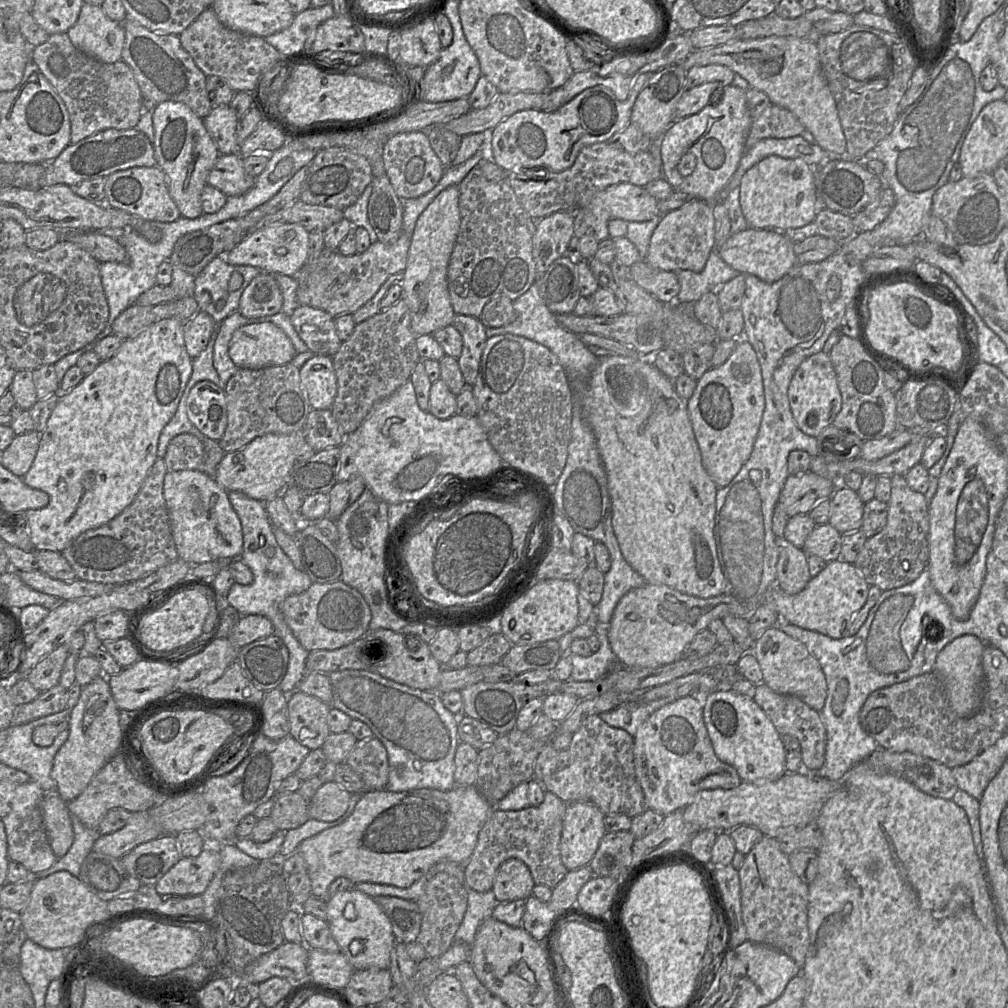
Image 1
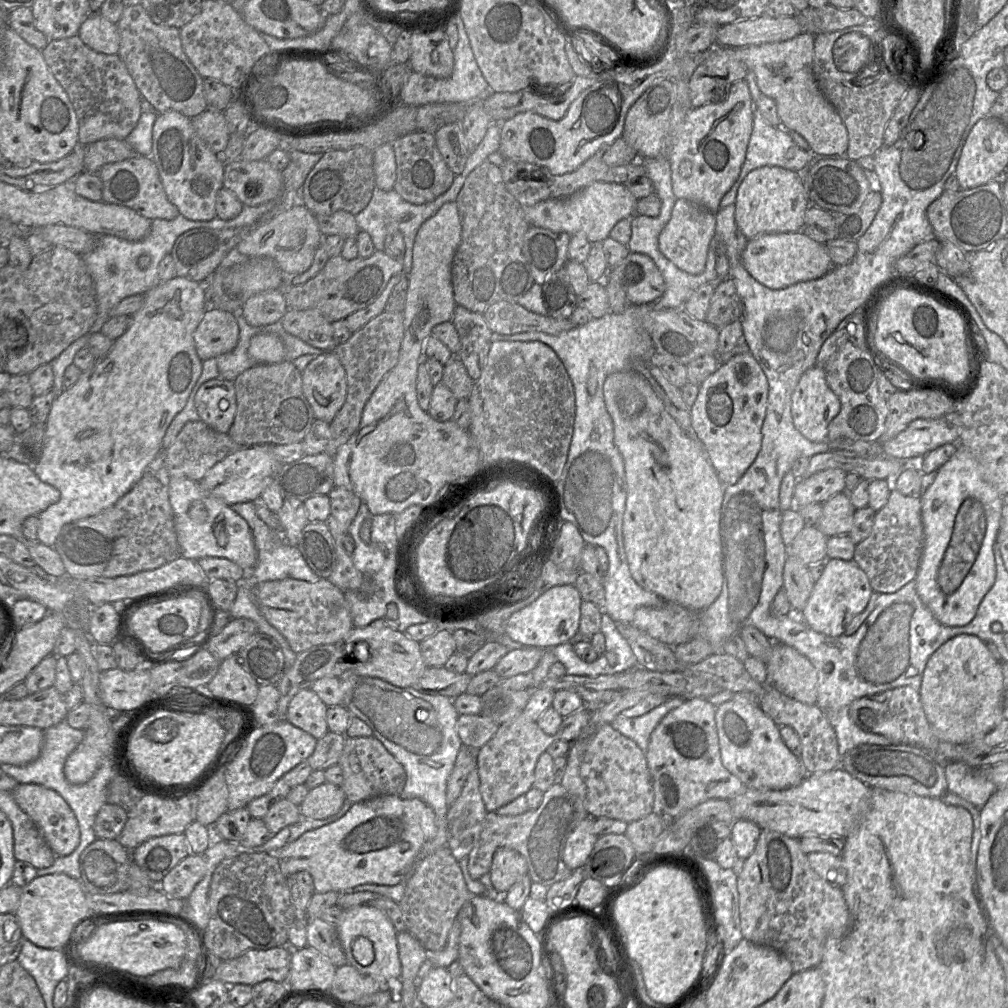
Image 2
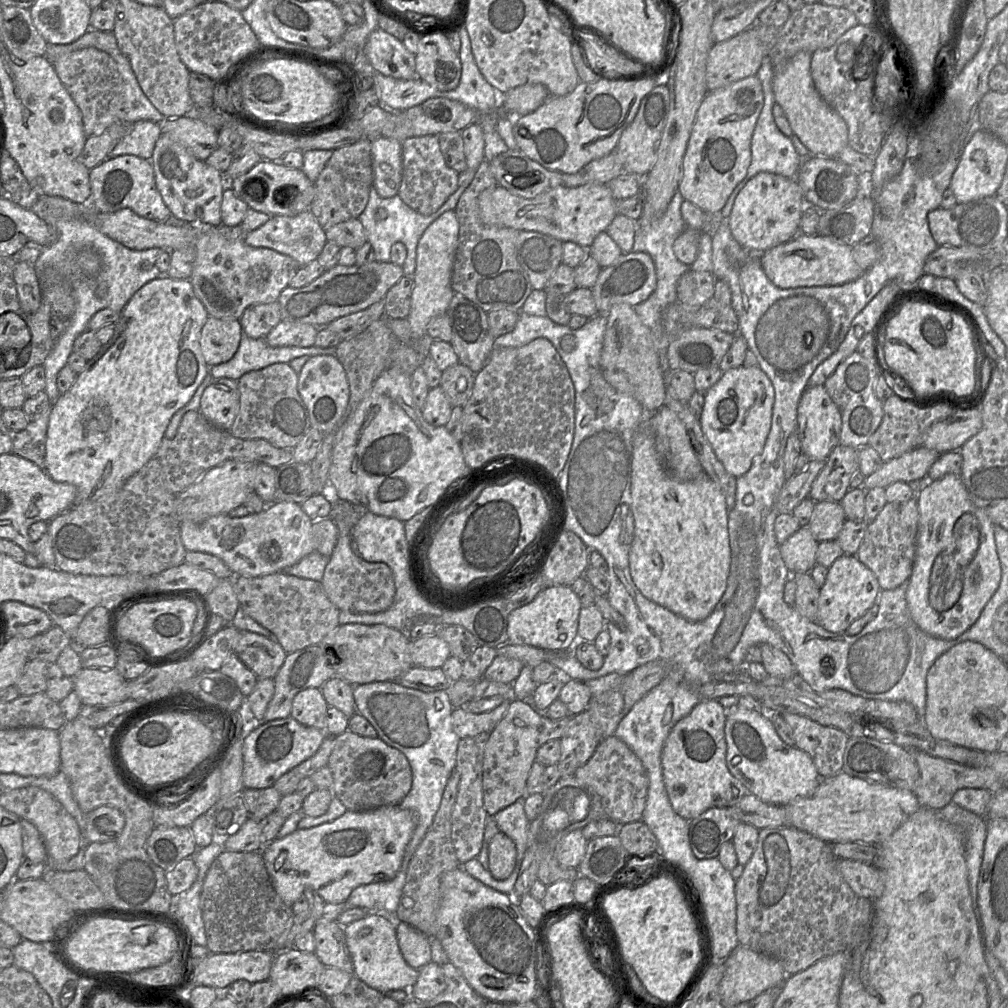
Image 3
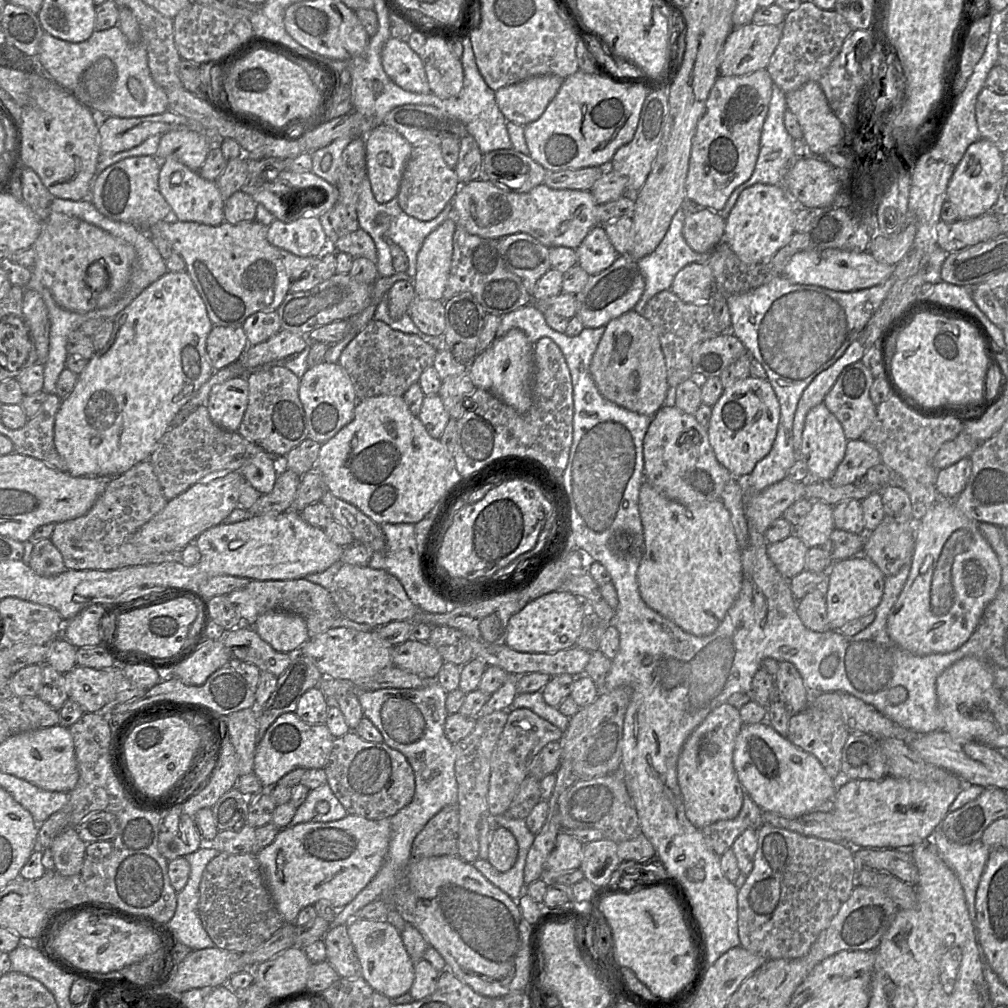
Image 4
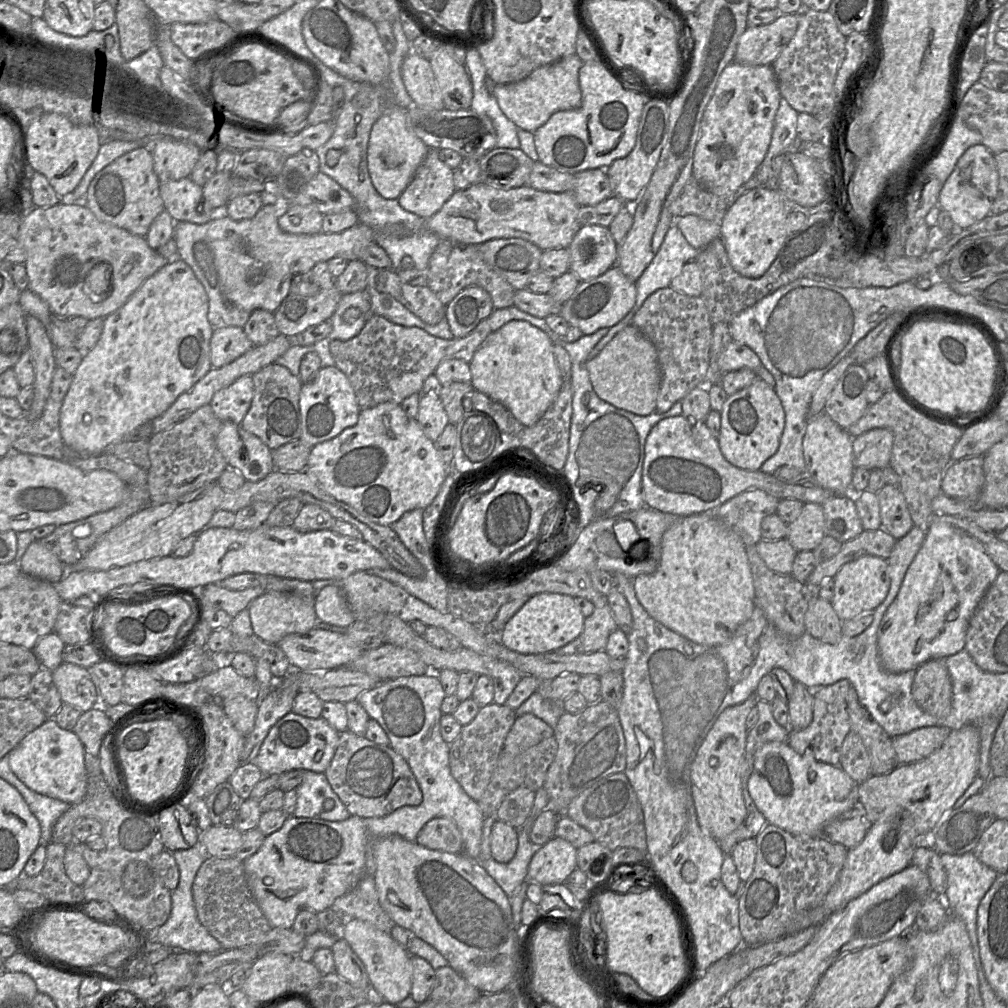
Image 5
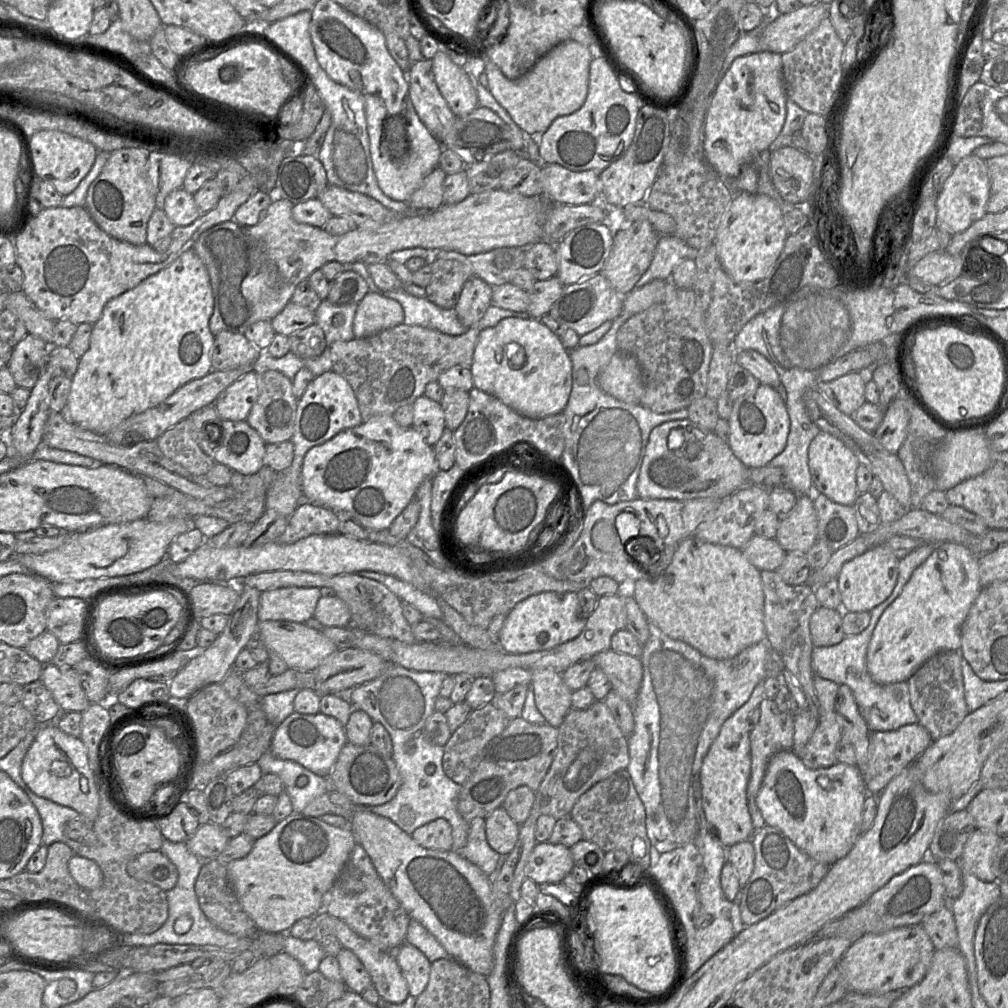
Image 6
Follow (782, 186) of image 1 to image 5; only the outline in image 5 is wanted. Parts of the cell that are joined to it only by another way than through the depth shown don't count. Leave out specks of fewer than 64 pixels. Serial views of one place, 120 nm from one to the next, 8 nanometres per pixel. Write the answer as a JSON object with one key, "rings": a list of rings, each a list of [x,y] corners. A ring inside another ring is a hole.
{"rings":[[[757,187],[740,196],[721,222],[721,239],[733,269],[748,278],[765,274],[776,259],[788,236],[788,217],[784,197],[778,190]]]}

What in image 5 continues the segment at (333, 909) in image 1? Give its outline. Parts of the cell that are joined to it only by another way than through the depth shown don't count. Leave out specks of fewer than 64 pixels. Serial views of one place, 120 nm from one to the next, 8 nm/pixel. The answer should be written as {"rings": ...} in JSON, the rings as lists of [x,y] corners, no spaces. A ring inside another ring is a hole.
{"rings":[[[346,918],[342,926],[341,937],[365,965],[370,986],[384,998],[385,1002],[396,1005],[411,993],[412,964],[407,948],[398,944],[390,933],[375,928],[368,922],[356,918]]]}

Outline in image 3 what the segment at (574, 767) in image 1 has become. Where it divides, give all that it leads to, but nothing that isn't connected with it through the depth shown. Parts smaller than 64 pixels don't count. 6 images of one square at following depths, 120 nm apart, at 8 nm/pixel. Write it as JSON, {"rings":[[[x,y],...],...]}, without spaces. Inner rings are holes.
{"rings":[[[615,735],[599,742],[591,758],[575,771],[574,777],[601,797],[610,820],[619,825],[642,820],[649,788],[648,775],[637,755]]]}

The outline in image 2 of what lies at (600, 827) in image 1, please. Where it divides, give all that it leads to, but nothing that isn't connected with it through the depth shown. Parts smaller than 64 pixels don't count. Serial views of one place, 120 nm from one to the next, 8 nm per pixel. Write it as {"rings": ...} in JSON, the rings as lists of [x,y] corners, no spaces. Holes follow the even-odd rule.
{"rings":[[[588,816],[580,821],[566,840],[563,861],[571,871],[582,869],[598,839],[594,832],[594,820]]]}

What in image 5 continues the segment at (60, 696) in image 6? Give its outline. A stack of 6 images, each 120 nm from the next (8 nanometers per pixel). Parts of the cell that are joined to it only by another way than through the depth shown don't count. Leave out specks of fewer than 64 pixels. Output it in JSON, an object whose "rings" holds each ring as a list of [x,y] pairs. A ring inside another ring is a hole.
{"rings":[[[62,662],[52,671],[52,680],[63,704],[71,705],[80,712],[103,705],[99,703],[96,686],[87,668]]]}

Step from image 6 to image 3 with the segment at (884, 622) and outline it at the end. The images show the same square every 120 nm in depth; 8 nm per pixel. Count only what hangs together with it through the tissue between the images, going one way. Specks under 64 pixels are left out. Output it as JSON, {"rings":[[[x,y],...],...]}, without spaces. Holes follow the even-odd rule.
{"rings":[[[958,474],[932,481],[916,498],[918,536],[906,591],[908,610],[913,622],[926,634],[953,640],[976,622],[1000,585],[994,523],[973,504]]]}

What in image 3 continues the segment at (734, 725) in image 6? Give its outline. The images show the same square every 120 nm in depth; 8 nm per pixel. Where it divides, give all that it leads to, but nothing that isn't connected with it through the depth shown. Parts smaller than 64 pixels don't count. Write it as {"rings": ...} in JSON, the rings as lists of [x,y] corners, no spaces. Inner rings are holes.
{"rings":[[[702,699],[693,709],[692,711],[681,720],[679,720],[674,727],[671,729],[669,735],[667,736],[662,753],[661,753],[661,766],[662,766],[662,775],[663,782],[665,785],[665,789],[667,791],[669,801],[674,809],[674,811],[687,820],[693,820],[698,817],[700,814],[708,810],[709,808],[718,807],[718,808],[728,808],[736,805],[745,795],[751,794],[748,789],[738,780],[736,779],[728,770],[726,764],[726,740],[724,727],[727,718],[727,710],[715,699]]]}

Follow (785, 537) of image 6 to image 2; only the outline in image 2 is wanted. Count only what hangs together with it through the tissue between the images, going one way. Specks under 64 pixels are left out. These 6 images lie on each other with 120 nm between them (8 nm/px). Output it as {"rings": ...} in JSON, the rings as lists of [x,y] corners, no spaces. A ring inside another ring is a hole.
{"rings":[[[841,492],[822,504],[822,514],[815,526],[828,538],[848,535],[853,526],[855,511],[849,493]]]}

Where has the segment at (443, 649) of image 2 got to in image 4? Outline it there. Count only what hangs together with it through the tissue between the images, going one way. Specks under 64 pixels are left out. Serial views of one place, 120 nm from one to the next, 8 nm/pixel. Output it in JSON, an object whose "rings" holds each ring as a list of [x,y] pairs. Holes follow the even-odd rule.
{"rings":[[[408,639],[392,648],[392,664],[425,679],[436,679],[443,664],[439,651],[428,641]]]}

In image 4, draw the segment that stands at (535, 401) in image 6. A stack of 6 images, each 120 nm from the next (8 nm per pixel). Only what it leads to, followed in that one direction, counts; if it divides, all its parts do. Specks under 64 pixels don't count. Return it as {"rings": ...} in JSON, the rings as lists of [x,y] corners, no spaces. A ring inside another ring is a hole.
{"rings":[[[510,329],[503,337],[494,341],[468,364],[468,373],[476,388],[493,394],[499,400],[525,414],[532,404],[533,347],[525,333]]]}

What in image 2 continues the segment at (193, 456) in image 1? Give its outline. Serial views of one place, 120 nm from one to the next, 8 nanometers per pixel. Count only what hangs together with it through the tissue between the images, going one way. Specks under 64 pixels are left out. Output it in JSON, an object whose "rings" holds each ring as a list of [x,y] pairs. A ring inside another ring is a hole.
{"rings":[[[201,420],[189,421],[179,431],[172,444],[164,452],[164,461],[170,477],[200,481],[206,473],[226,456],[250,446],[234,442],[227,433],[219,433]]]}

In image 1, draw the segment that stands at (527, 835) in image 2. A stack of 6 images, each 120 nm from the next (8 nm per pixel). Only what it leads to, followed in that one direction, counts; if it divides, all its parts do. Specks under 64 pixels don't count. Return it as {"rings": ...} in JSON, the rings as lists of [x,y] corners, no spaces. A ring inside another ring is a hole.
{"rings":[[[545,791],[539,806],[522,810],[500,811],[496,808],[481,829],[476,847],[464,865],[465,880],[477,892],[492,890],[500,865],[511,858],[521,860],[529,868],[534,884],[555,887],[568,872],[561,860],[560,840],[567,803],[554,793]]]}

